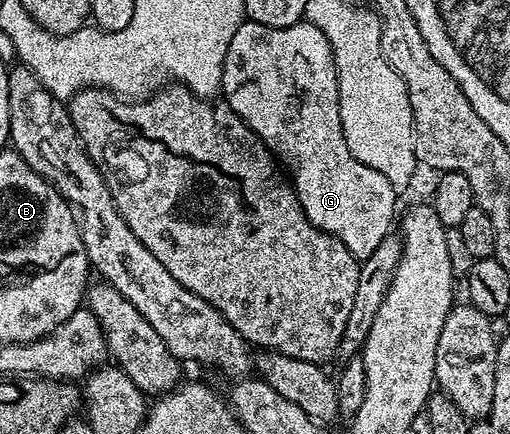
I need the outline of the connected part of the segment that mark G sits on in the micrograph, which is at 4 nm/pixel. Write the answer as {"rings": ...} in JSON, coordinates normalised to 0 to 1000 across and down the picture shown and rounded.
{"rings":[[[478,46],[471,65],[463,65],[463,83],[455,83],[455,101],[447,101],[431,207],[437,219],[443,214],[441,242],[451,244],[455,258],[463,258],[463,267],[494,295],[494,304],[502,304],[506,320],[565,394],[580,452],[610,516],[659,544],[659,553],[667,553],[696,594],[712,599],[729,590],[745,558],[769,537],[765,518],[771,512],[775,518],[776,431],[765,422],[761,406],[745,406],[737,387],[706,378],[706,369],[682,350],[682,323],[675,323],[675,295],[667,286],[663,159],[643,83],[598,46],[565,65],[525,65],[518,55]]]}

